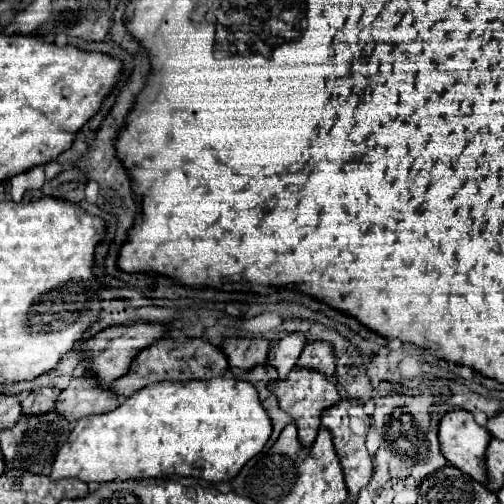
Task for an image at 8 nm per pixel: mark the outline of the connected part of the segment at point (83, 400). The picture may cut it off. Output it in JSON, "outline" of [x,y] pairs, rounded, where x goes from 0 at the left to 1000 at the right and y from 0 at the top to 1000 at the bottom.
{"outline":[[[177,742],[141,750],[141,762],[117,782],[109,813],[133,825],[137,833],[153,833],[177,821],[228,813],[232,806],[232,782],[216,770],[204,770],[196,754]]]}

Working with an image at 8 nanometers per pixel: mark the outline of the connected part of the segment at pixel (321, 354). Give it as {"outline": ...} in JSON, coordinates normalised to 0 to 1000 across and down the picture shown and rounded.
{"outline":[[[625,675],[625,679],[609,679],[609,687],[601,690],[589,726],[605,726],[605,730],[621,730],[641,738],[645,746],[661,746],[665,742],[665,698],[661,687],[649,683],[645,675]]]}

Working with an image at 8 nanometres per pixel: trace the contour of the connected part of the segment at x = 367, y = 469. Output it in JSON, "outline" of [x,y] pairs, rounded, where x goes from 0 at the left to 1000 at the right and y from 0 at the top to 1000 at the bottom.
{"outline":[[[677,790],[665,806],[649,810],[641,817],[641,845],[649,845],[649,853],[661,865],[661,881],[669,893],[669,905],[677,913],[681,925],[681,940],[685,940],[685,960],[692,968],[696,992],[704,992],[704,984],[712,980],[716,968],[728,964],[736,940],[740,940],[740,913],[724,889],[724,861],[736,845],[736,829],[724,821],[720,802],[704,790]]]}

